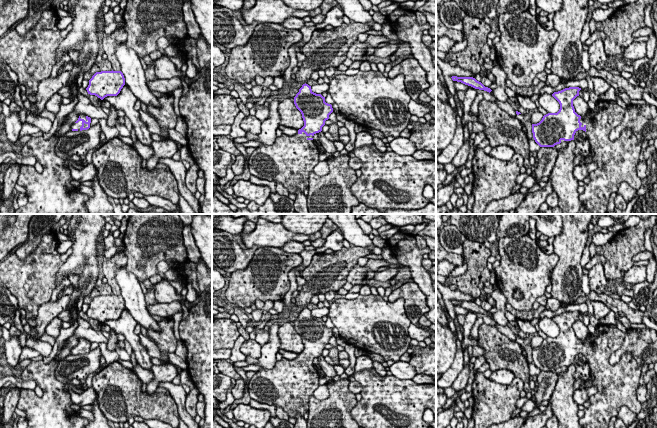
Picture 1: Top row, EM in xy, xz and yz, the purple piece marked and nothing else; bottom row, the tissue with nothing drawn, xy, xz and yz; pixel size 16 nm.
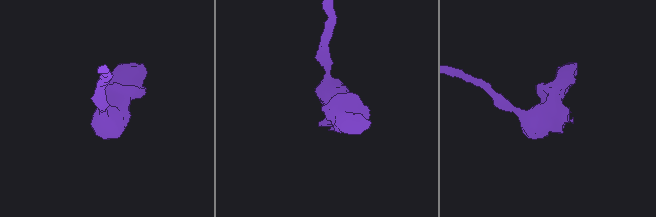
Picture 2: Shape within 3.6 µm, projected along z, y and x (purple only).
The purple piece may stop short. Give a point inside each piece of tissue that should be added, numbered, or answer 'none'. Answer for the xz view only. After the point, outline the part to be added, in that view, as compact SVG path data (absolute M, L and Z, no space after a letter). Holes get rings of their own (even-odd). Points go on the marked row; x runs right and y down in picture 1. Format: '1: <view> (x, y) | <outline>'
1: xz (289, 160) | M304 132L293 136L282 134L272 145L260 145L250 155L251 175L281 183L289 193L309 187L309 176L319 163L319 149Z

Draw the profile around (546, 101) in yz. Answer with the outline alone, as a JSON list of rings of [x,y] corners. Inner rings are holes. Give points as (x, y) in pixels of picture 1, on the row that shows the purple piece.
[[[544,93],[539,95],[539,105],[547,111],[547,113],[557,113],[560,109],[559,102],[552,94]]]

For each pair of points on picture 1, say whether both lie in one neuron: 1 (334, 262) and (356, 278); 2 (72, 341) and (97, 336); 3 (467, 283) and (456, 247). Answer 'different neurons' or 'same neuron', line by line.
1: different neurons
2: same neuron
3: different neurons

